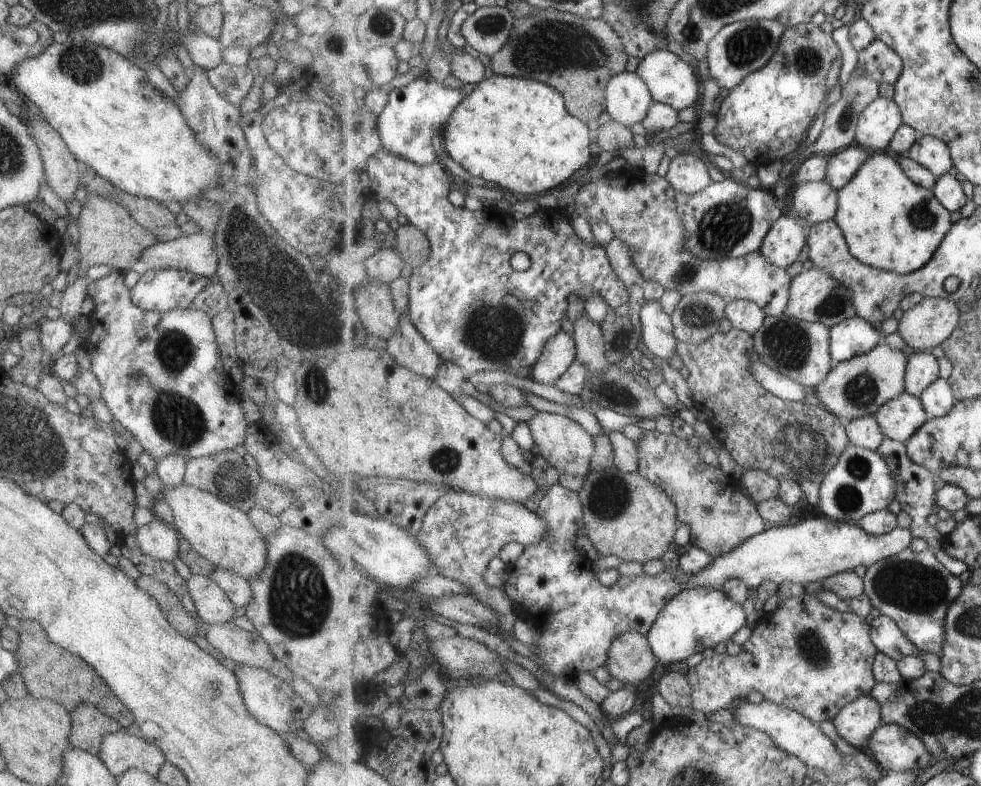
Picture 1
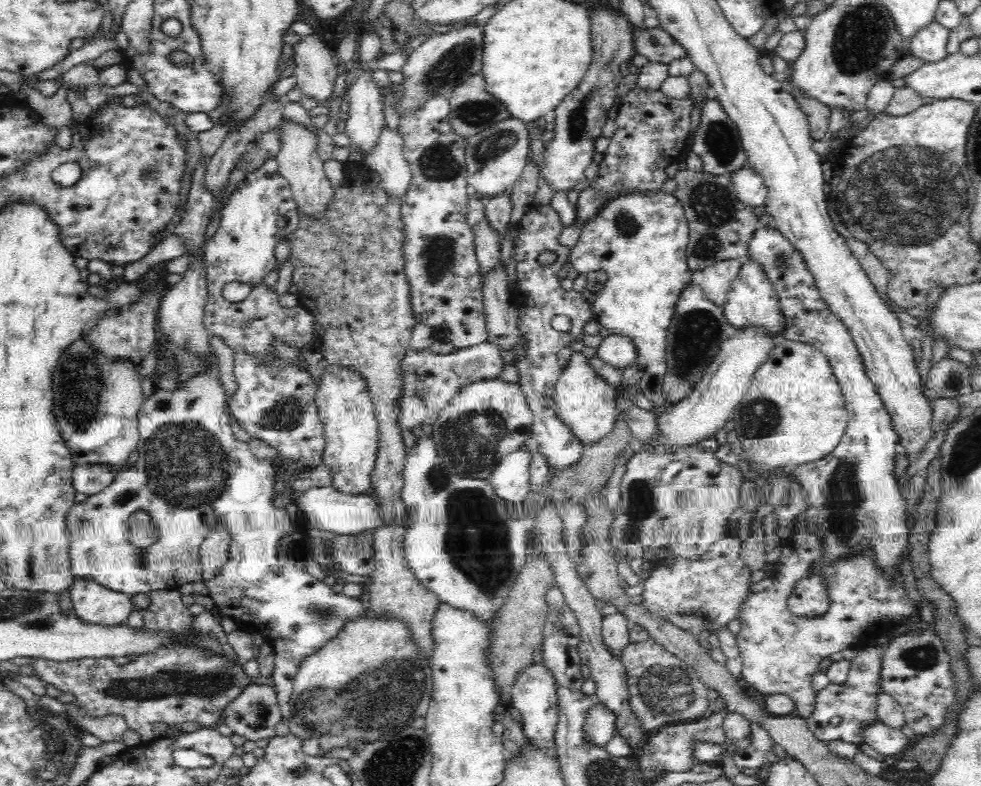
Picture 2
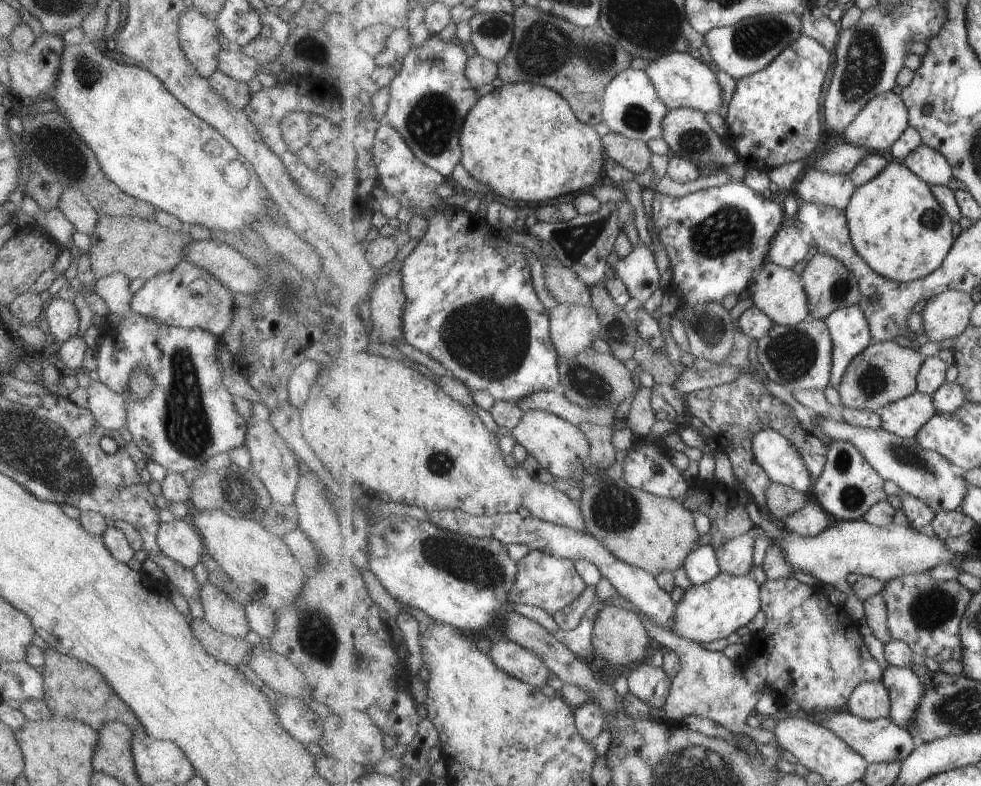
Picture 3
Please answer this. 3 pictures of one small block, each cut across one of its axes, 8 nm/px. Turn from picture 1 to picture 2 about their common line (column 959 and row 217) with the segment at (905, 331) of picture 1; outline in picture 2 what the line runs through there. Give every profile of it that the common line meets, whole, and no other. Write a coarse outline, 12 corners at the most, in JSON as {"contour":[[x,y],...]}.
{"contour":[[283,120],[275,157],[302,215],[326,216],[335,187],[316,136]]}

